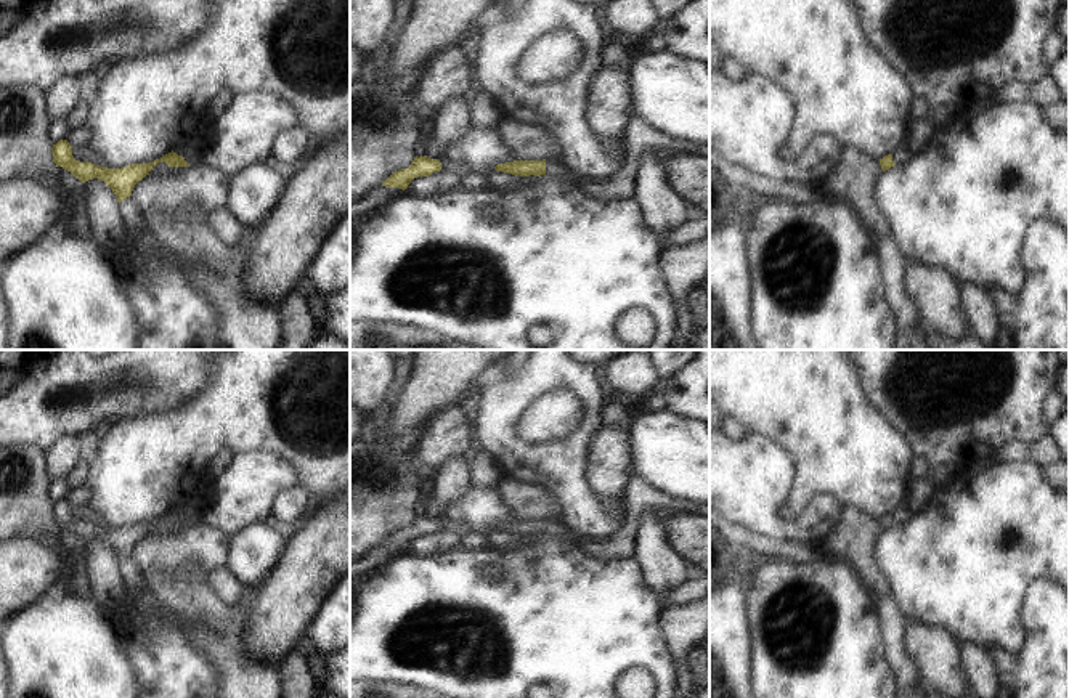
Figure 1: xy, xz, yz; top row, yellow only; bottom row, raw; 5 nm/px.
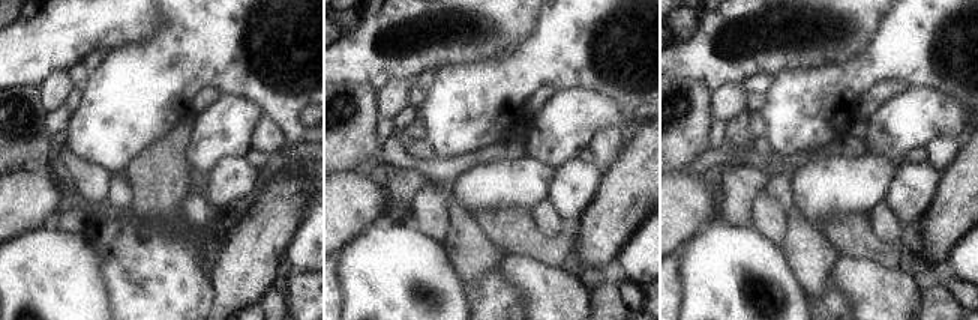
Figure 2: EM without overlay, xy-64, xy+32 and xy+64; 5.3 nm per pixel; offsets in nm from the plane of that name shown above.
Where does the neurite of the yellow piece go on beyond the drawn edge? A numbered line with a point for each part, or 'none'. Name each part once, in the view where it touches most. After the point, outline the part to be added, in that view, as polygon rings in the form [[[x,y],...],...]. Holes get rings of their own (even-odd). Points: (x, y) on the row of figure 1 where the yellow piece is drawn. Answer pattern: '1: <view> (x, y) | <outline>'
none

